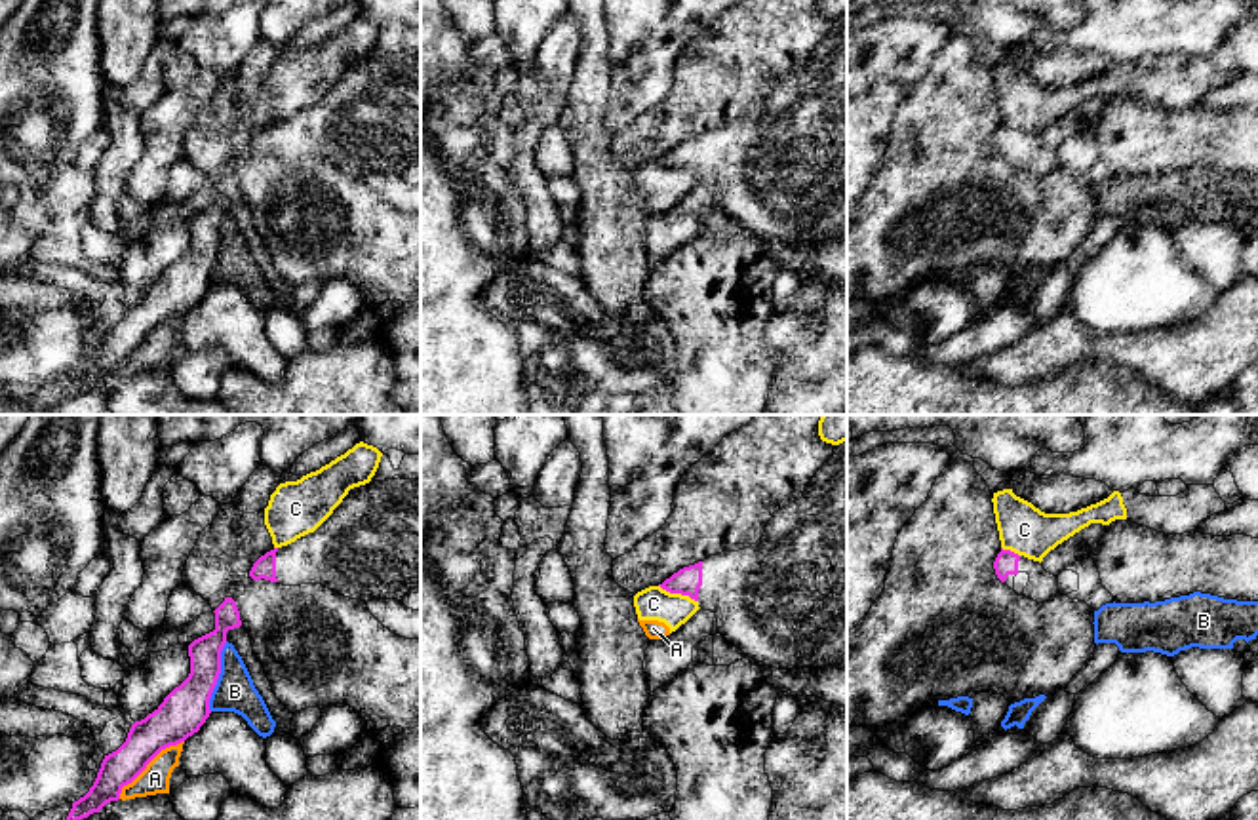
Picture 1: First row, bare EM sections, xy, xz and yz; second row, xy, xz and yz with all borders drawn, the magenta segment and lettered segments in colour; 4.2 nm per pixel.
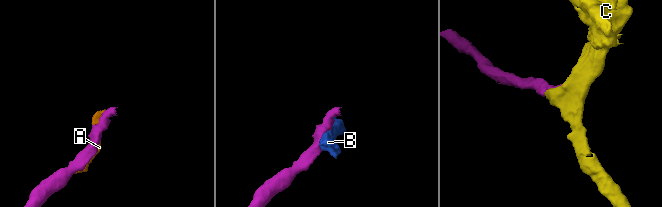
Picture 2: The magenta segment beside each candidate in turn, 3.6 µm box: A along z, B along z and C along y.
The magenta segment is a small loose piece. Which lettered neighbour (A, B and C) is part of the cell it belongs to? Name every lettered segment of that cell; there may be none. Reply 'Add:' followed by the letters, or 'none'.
Add: none

